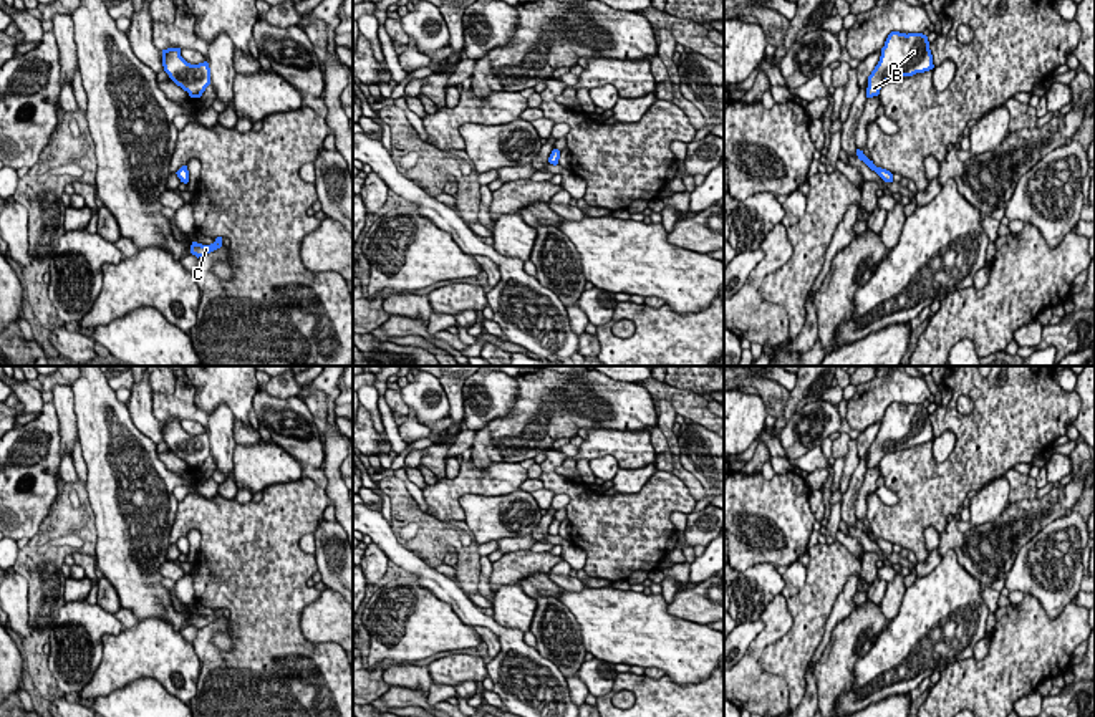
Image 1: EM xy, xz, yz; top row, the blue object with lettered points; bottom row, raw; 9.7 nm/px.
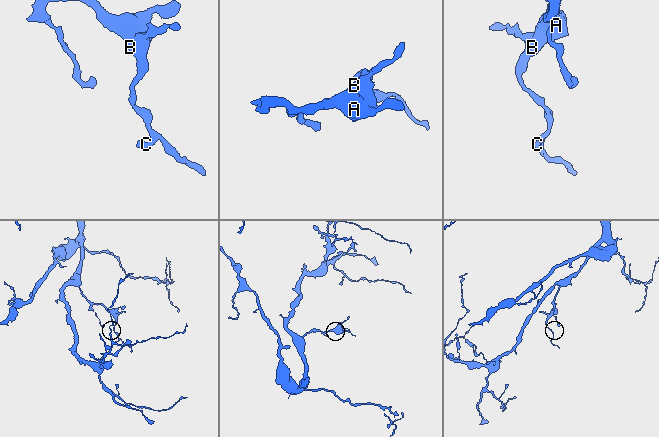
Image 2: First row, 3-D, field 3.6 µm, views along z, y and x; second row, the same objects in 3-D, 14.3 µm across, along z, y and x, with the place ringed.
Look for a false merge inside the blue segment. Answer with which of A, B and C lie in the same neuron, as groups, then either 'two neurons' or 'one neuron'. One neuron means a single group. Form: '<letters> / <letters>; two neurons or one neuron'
A B / C; two neurons

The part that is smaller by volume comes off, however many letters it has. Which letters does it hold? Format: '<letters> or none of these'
C

